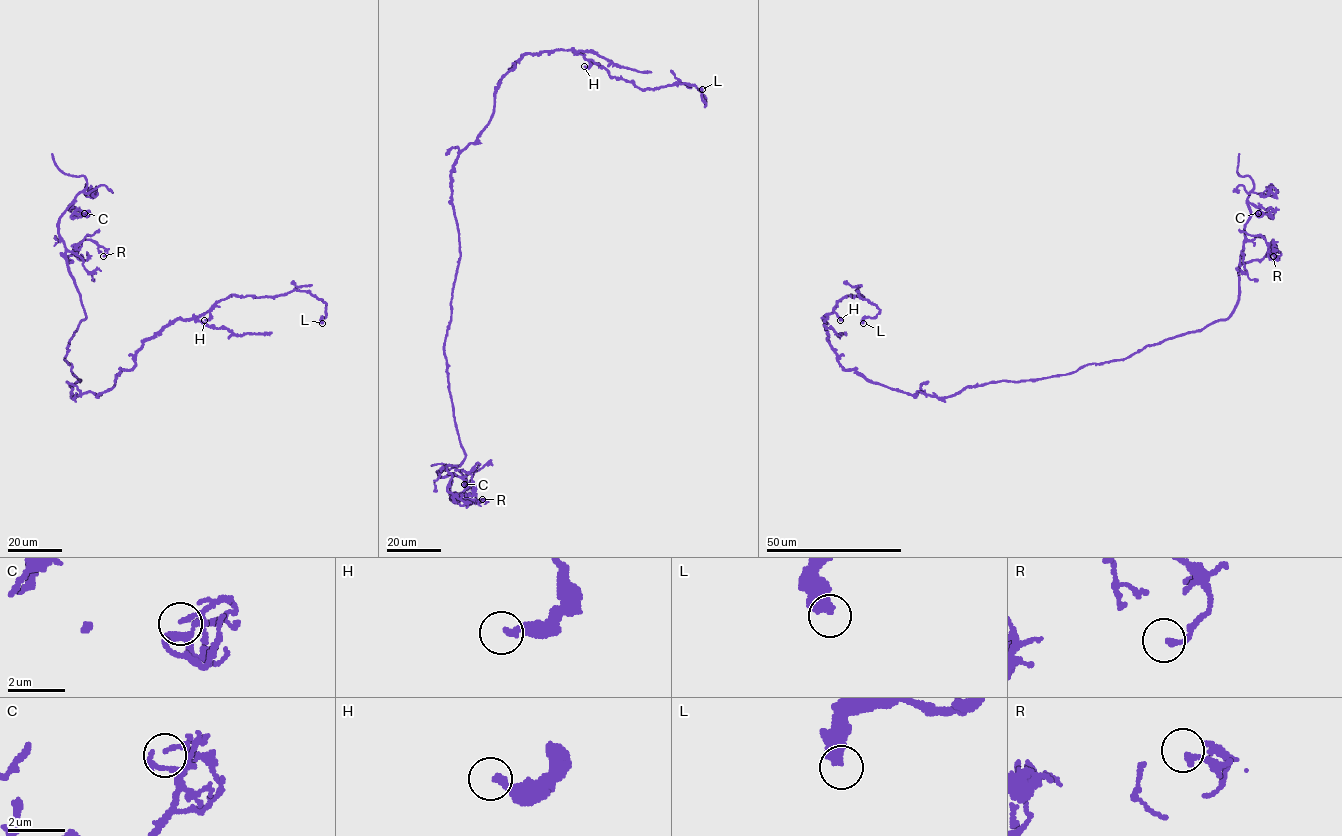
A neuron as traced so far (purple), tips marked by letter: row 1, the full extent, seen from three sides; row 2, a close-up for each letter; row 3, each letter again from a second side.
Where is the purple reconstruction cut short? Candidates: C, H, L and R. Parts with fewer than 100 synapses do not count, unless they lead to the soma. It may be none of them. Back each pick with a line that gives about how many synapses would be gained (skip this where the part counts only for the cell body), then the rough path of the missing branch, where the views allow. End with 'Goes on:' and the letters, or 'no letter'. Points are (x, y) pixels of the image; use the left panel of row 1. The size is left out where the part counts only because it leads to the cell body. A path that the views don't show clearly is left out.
Goes on: no letter

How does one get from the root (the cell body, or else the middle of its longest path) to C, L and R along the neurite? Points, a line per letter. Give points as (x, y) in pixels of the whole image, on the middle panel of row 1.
C: (455, 216), (460, 260), (444, 355), (465, 457), (438, 473), (454, 475), (452, 497), (460, 498), (464, 484)
L: (455, 216), (453, 164), (524, 55), (574, 50), (642, 89), (694, 85), (705, 106), (702, 89)
R: (455, 216), (460, 260), (444, 355), (465, 457), (447, 467), (447, 491), (482, 499)

